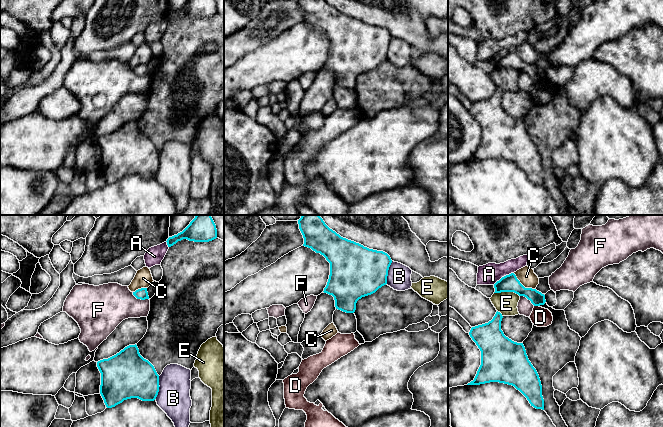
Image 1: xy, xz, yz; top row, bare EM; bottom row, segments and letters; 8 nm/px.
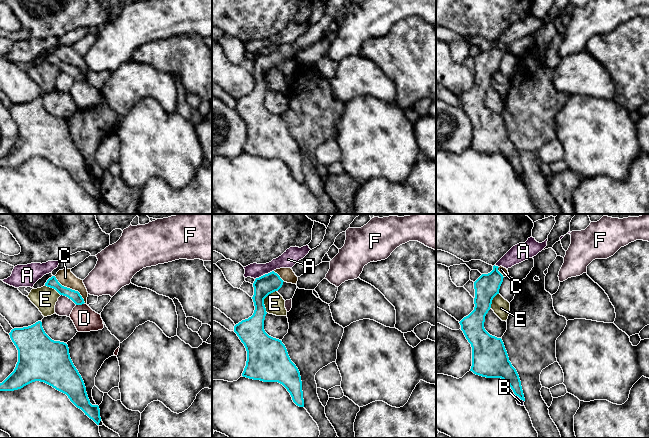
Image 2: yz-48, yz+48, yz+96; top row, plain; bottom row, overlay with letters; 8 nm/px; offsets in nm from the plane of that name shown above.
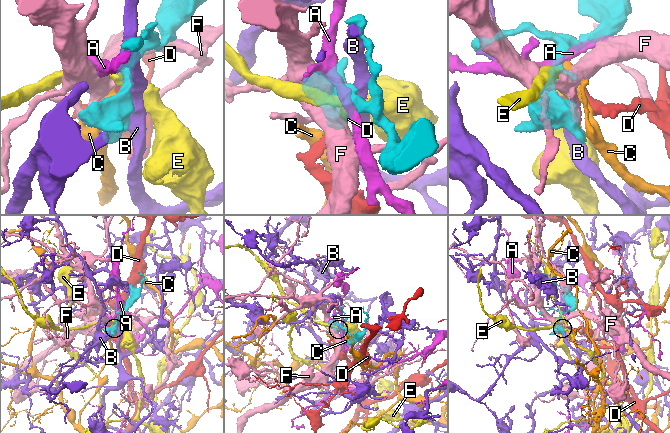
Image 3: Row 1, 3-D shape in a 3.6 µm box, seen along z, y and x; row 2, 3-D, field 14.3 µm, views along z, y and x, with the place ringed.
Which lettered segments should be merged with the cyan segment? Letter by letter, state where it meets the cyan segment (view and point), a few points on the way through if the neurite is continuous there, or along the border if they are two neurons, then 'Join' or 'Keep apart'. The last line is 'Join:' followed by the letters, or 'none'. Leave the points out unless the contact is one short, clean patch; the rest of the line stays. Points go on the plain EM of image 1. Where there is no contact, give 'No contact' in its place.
A: Touches cyan at yz (504, 52). Boundary: yz (513, 48), (502, 52), (493, 60). Keep apart
B: Touches cyan at xy (159, 162). Keep apart
C: Touches cyan at yz (522, 61). Keep apart
D: Touches cyan at yz (536, 81). Keep apart
E: Touches cyan at yz (507, 67). Boundary: yz (494, 68), (515, 68), (519, 72). Keep apart
F: Touches cyan at xy (140, 74). Boundary: xy (132, 68), (137, 74), (148, 75). Keep apart
Join: none

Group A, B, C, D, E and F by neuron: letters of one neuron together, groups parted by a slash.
A / B / C / D / E / F

